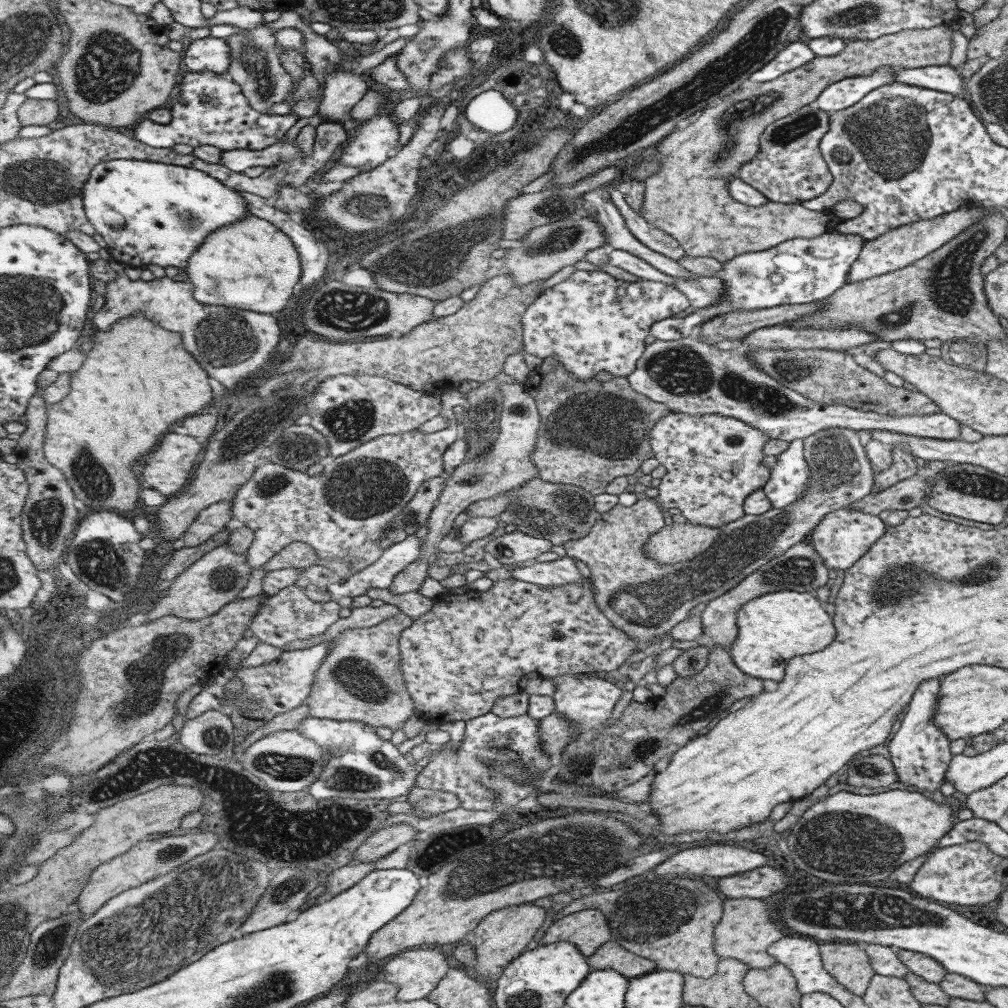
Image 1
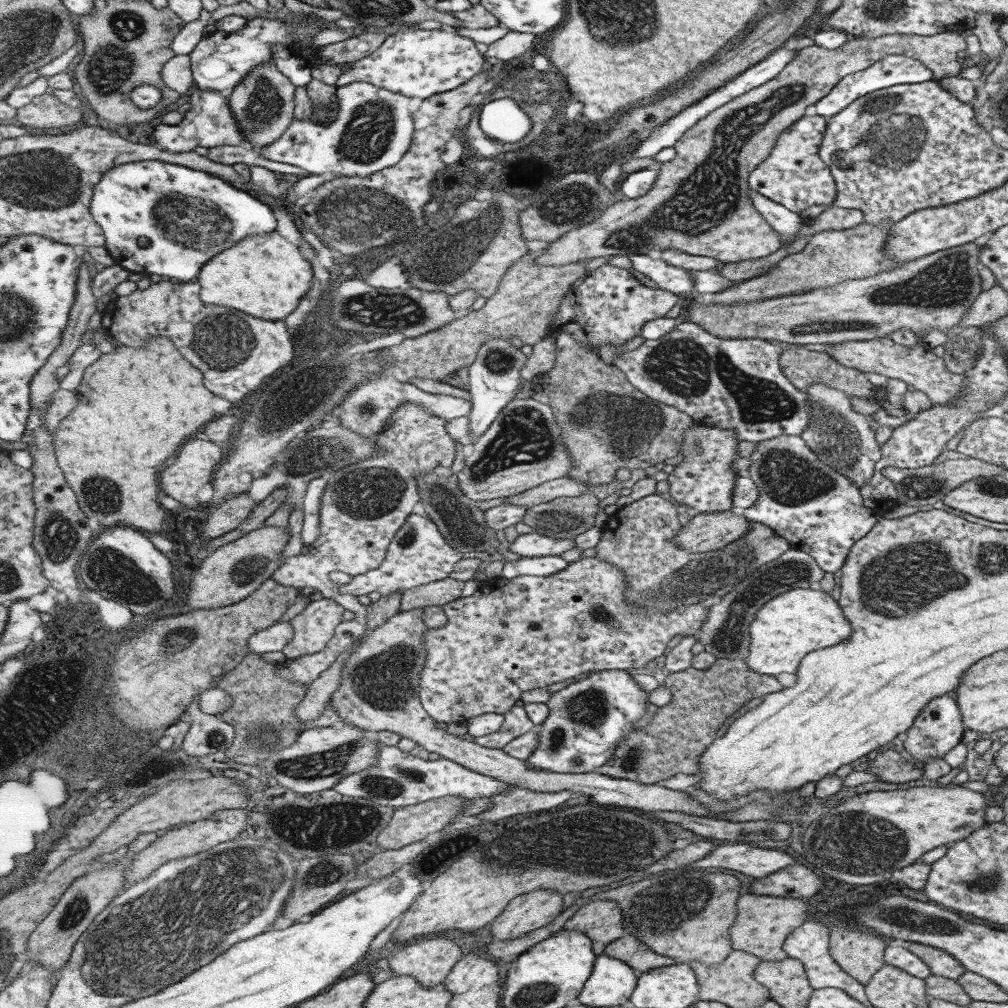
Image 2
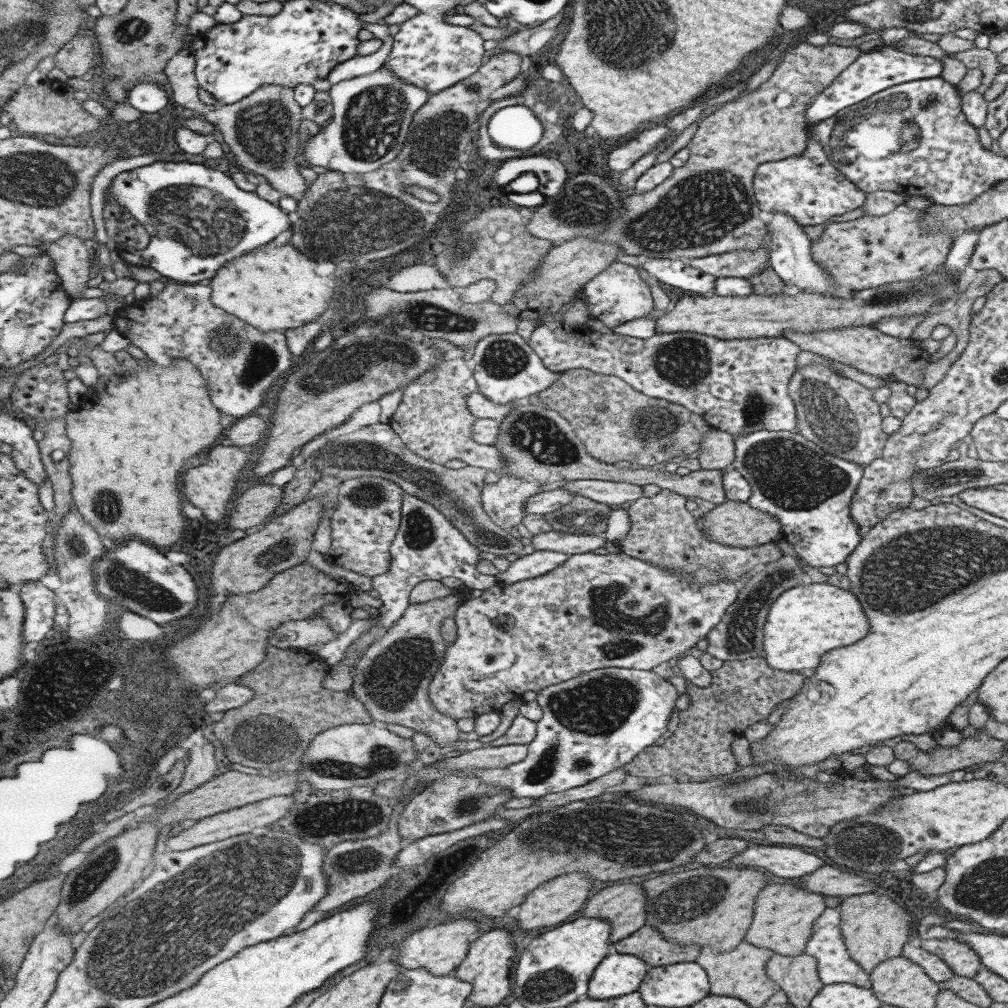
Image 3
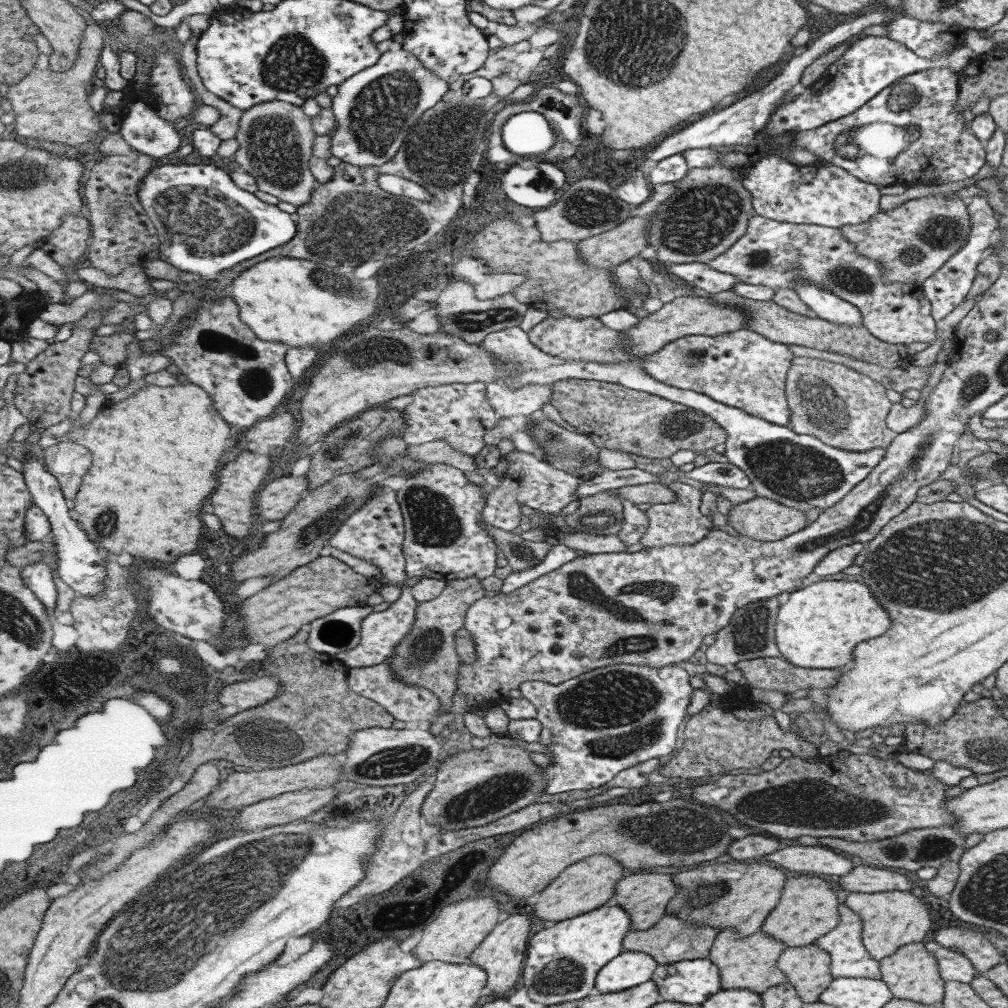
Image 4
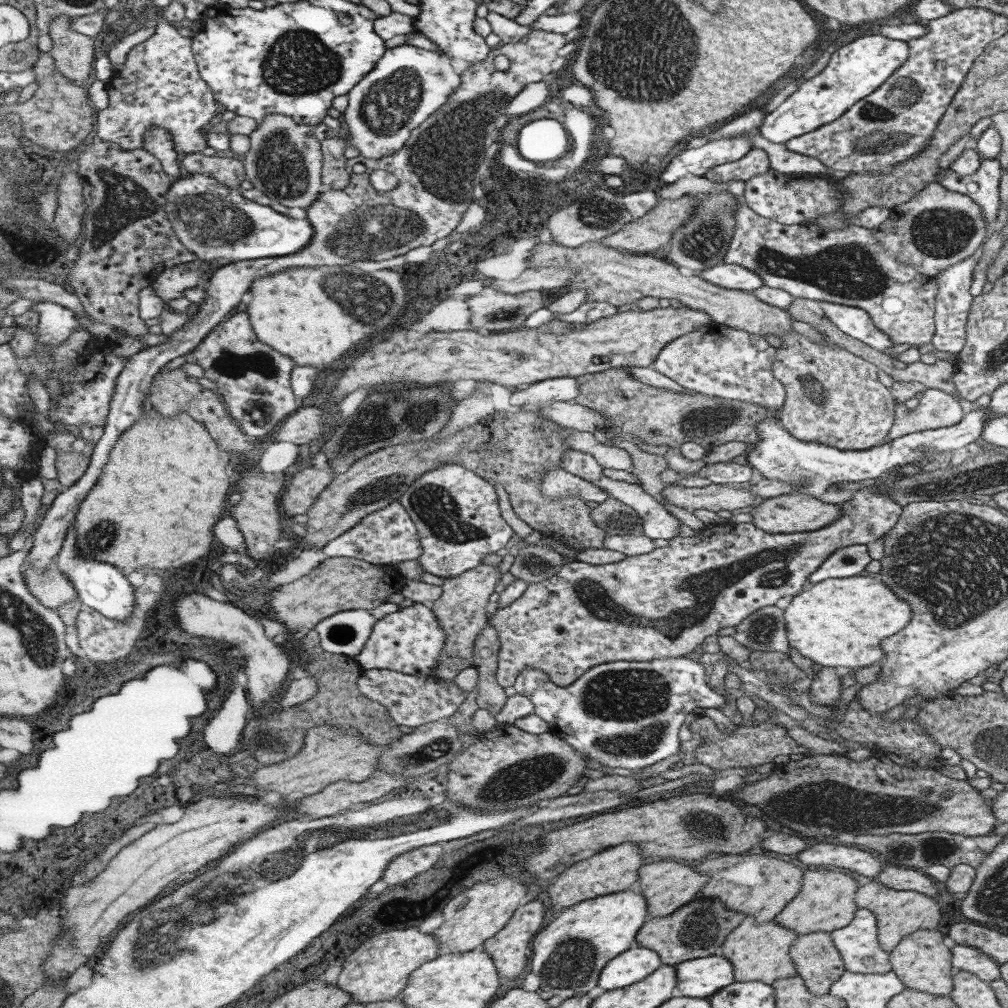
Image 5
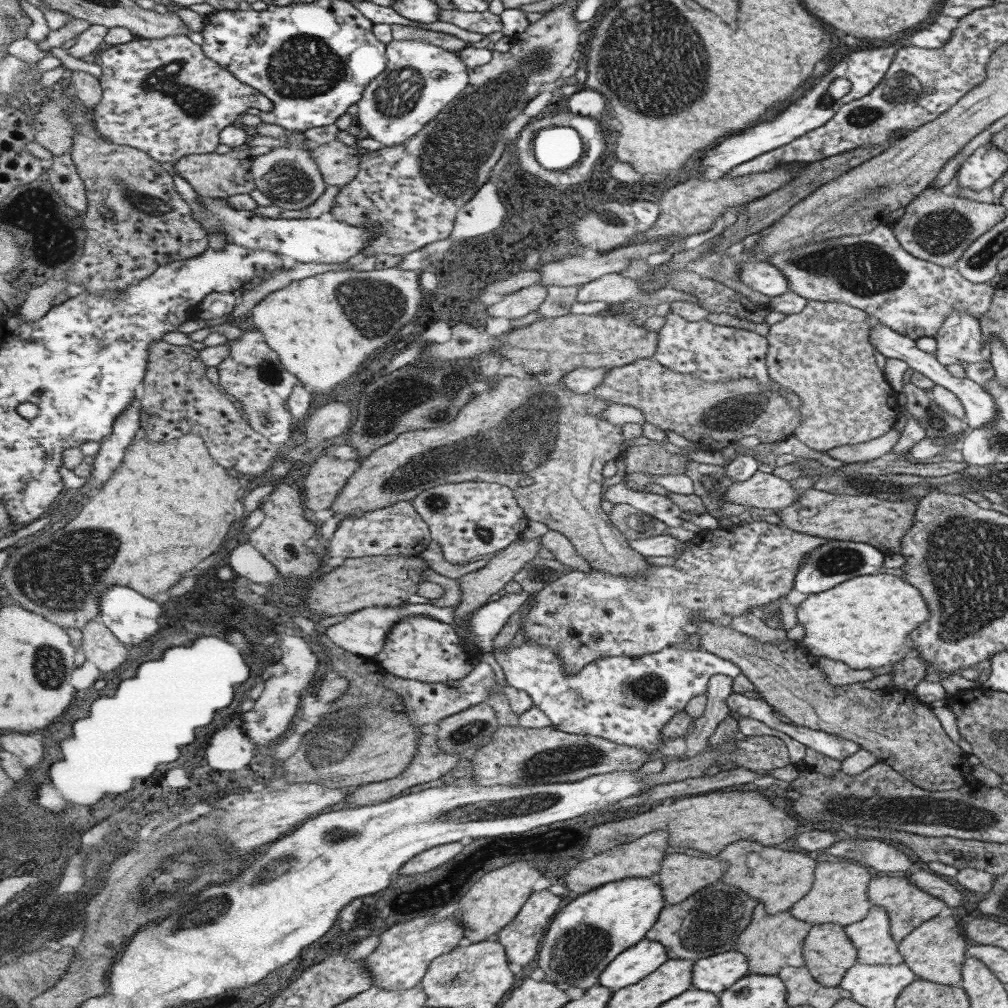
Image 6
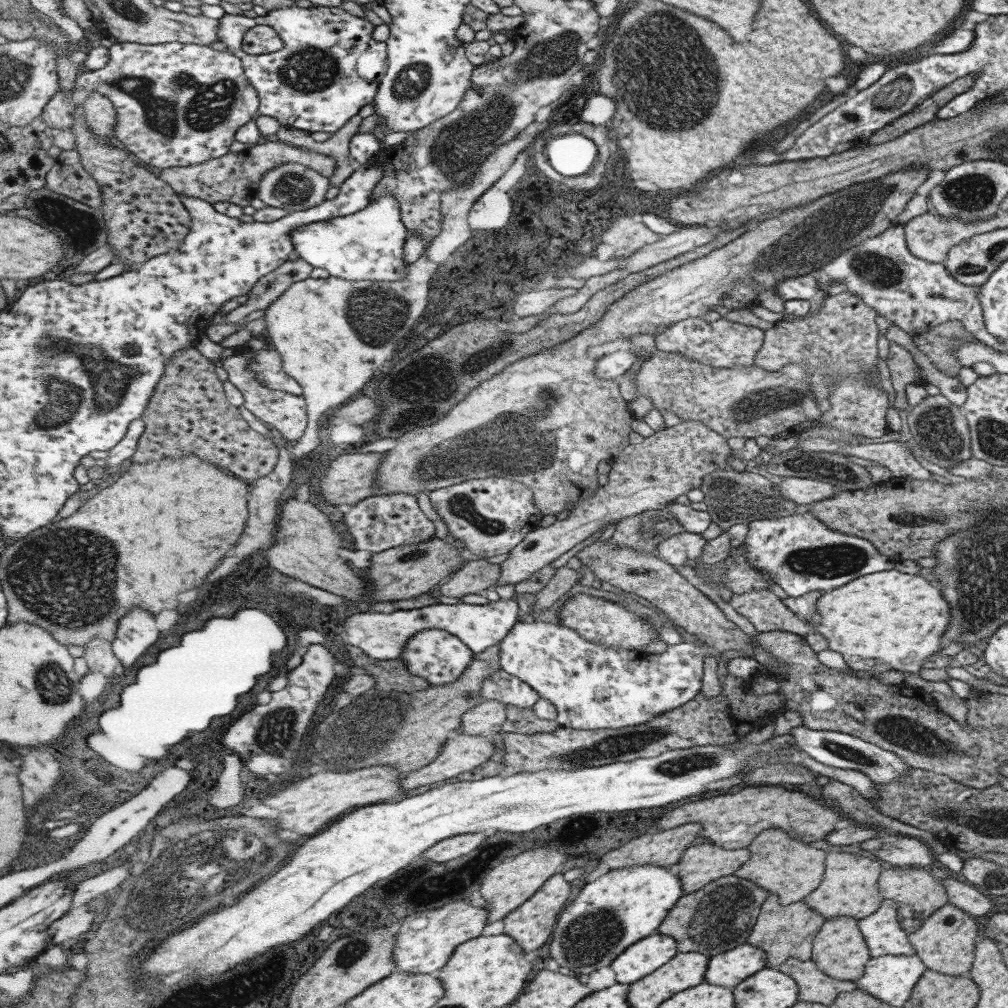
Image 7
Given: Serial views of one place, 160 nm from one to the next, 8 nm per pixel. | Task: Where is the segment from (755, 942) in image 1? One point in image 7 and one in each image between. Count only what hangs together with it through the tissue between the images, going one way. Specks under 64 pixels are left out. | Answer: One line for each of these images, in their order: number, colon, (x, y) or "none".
2: (761, 923)
3: (783, 914)
4: (806, 909)
5: (825, 901)
6: (838, 892)
7: (848, 886)

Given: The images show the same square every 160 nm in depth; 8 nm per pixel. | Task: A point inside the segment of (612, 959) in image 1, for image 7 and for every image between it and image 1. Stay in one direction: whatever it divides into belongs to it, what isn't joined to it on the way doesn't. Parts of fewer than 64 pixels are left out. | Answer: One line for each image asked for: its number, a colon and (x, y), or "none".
2: (631, 949)
3: (647, 943)
4: (671, 940)
5: (697, 929)
6: (708, 922)
7: (717, 917)

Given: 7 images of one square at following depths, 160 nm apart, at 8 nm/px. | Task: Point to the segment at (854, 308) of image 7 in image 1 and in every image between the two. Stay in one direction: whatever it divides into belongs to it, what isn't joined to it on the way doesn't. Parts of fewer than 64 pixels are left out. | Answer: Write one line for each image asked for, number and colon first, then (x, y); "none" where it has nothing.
1: (643, 598)
2: (839, 437)
3: (836, 413)
4: (830, 401)
5: (832, 397)
6: (822, 354)

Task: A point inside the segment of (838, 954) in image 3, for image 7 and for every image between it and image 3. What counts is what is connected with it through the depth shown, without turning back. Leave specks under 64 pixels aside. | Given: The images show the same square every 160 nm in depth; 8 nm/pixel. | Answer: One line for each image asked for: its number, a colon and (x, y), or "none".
4: (848, 958)
5: (857, 944)
6: (870, 937)
7: (881, 932)

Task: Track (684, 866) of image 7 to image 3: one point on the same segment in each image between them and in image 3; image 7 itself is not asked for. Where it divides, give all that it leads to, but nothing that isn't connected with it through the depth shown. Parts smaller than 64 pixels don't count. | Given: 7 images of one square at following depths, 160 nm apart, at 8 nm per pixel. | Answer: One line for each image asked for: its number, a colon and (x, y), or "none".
3: (625, 906)
4: (644, 896)
5: (668, 885)
6: (680, 876)

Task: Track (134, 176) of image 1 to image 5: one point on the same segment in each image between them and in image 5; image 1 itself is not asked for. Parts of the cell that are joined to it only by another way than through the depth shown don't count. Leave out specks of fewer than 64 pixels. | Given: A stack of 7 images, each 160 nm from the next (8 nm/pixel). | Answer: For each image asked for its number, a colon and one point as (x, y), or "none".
2: (187, 216)
3: (198, 218)
4: (208, 224)
5: (217, 222)

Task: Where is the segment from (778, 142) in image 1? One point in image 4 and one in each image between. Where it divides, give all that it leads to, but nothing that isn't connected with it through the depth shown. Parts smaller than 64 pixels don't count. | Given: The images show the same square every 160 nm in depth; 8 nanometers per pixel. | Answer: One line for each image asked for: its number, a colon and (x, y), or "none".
2: (792, 175)
3: (806, 187)
4: (829, 196)

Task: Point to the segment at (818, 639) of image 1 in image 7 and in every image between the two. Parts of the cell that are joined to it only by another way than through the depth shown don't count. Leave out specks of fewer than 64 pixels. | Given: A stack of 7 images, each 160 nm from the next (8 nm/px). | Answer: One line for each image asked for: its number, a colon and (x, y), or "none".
2: (786, 628)
3: (804, 622)
4: (817, 627)
5: (839, 622)
6: (863, 622)
7: (886, 620)

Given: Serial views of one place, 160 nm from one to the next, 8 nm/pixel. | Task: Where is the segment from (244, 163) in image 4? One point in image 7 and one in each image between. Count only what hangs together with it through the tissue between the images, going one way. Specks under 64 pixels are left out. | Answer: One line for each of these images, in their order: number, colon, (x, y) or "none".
5: (285, 161)
6: (288, 175)
7: (294, 188)

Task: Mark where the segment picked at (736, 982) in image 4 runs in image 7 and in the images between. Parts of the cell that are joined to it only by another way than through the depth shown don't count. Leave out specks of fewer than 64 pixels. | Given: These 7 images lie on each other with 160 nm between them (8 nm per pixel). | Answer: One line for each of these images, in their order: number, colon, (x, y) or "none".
5: (756, 951)
6: (767, 943)
7: (777, 934)

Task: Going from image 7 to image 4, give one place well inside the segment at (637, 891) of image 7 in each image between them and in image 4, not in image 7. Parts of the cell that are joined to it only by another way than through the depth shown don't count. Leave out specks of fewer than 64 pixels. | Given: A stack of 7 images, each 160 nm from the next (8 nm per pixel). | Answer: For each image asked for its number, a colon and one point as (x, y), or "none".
4: (564, 961)
5: (571, 951)
6: (589, 932)

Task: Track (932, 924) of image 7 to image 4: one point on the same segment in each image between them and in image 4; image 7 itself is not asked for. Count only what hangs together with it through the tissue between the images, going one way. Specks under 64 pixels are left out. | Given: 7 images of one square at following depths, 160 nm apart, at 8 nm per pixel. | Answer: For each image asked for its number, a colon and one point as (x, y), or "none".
4: (911, 973)
5: (921, 961)
6: (934, 951)

